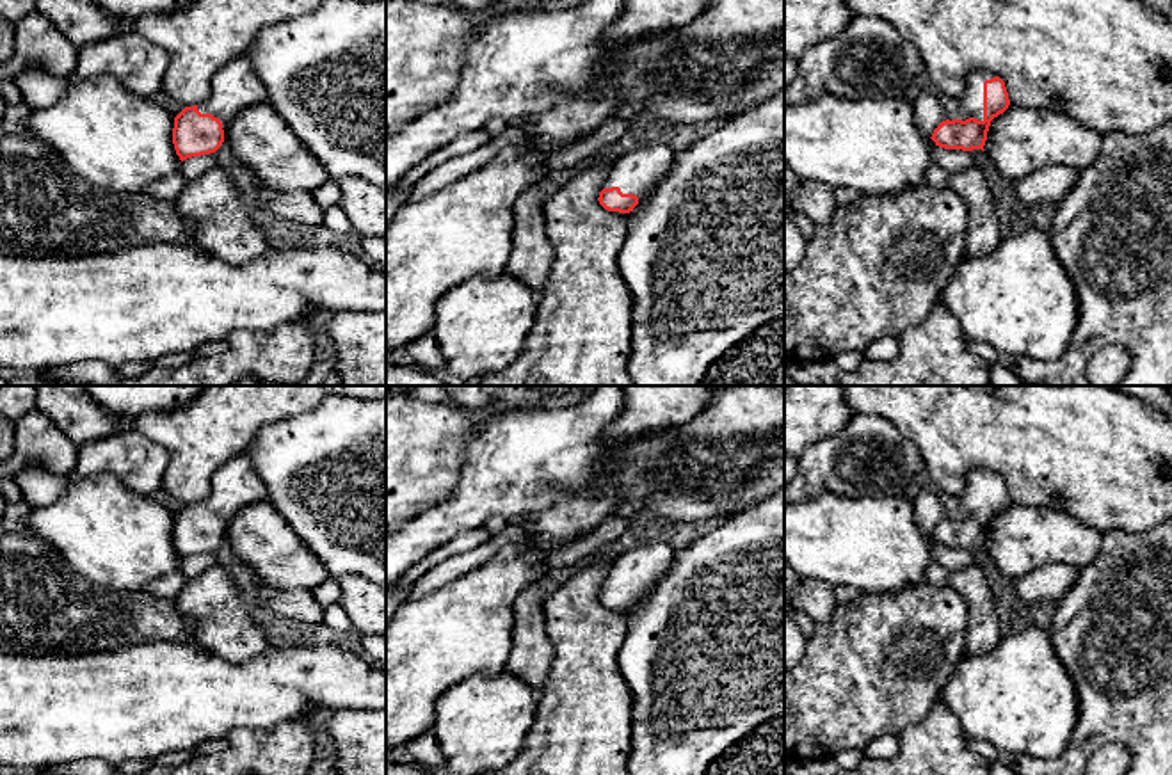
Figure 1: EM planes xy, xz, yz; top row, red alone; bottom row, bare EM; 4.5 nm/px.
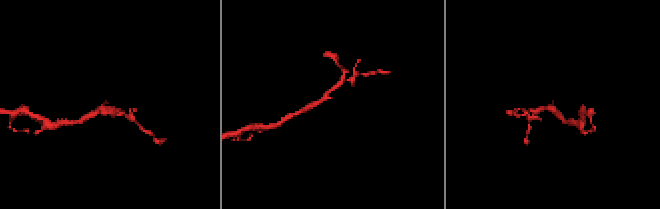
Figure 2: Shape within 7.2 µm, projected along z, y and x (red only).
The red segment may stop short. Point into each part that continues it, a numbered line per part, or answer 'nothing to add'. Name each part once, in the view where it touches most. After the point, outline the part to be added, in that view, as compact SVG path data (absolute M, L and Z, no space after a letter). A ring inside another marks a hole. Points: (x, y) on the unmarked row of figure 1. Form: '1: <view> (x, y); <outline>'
1: yz (970, 502); M978 469L967 475L966 487L957 496L959 517L966 519L975 515L983 519L983 480L994 476L994 473Z

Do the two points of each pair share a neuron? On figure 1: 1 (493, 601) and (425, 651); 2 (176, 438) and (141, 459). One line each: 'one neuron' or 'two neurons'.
1: one neuron
2: two neurons

